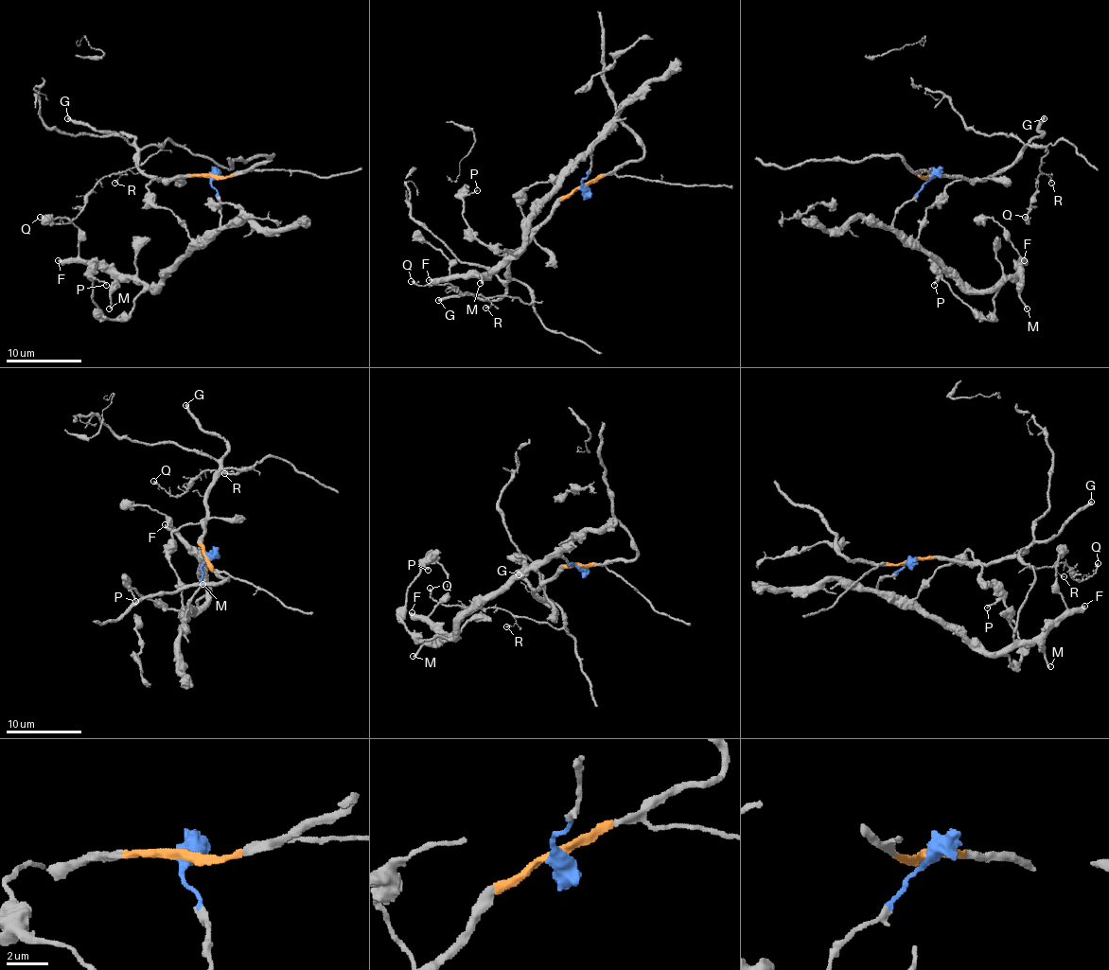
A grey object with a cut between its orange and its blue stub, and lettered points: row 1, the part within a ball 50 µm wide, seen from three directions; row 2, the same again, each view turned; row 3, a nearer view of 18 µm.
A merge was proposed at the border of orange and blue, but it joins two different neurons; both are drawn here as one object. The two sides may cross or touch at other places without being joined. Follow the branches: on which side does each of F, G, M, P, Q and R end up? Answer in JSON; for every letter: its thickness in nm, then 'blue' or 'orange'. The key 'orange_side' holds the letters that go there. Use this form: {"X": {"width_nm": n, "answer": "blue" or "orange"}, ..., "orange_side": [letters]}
{"F": {"width_nm": 440, "answer": "blue"}, "G": {"width_nm": 320, "answer": "orange"}, "M": {"width_nm": 200, "answer": "blue"}, "P": {"width_nm": 150, "answer": "blue"}, "Q": {"width_nm": 150, "answer": "orange"}, "R": {"width_nm": 120, "answer": "orange"}, "orange_side": ["G", "Q", "R"]}

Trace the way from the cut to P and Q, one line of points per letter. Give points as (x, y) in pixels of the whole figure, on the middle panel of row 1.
P: (582, 186), (589, 149), (525, 228), (525, 241), (510, 253), (487, 247), (465, 219), (463, 198), (478, 190)
Q: (582, 186), (559, 202), (510, 260), (510, 275), (529, 290), (531, 302), (412, 281)

